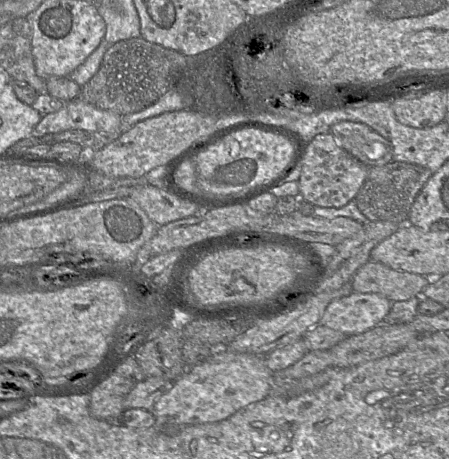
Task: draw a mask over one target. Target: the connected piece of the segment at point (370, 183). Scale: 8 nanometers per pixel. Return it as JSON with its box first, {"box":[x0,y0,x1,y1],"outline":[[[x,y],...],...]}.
{"box":[355,161,433,224],"outline":[[[401,161],[368,167],[367,179],[355,197],[356,204],[369,221],[406,224],[416,197],[432,174],[433,172],[426,167]]]}

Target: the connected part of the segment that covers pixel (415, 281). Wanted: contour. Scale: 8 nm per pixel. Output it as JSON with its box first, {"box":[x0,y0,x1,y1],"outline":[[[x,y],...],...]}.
{"box":[351,259,431,302],"outline":[[[371,259],[357,270],[351,280],[351,287],[356,292],[382,294],[395,302],[421,297],[431,279],[395,270]]]}

